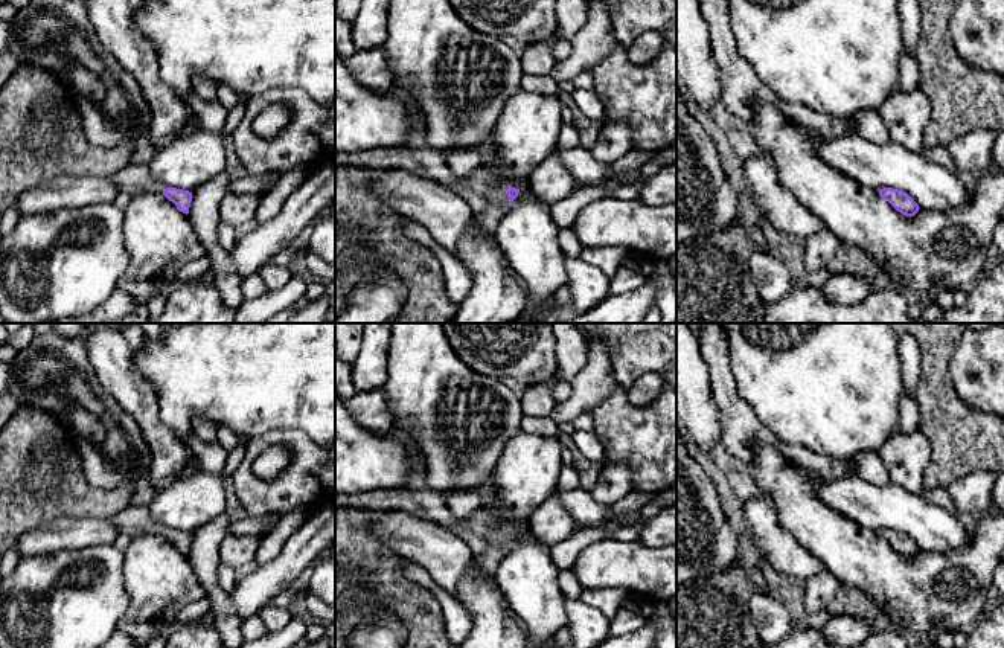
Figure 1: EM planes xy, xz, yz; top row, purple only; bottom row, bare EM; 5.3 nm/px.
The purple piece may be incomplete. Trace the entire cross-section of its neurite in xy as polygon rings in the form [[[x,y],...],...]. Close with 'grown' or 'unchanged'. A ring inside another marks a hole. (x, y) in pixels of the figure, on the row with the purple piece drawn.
[[[128,163],[110,178],[122,192],[128,192],[131,197],[148,191],[158,192],[172,201],[180,212],[189,213],[192,192],[165,186],[151,175],[148,165]]]; grown

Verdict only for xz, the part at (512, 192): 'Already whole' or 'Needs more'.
Needs more

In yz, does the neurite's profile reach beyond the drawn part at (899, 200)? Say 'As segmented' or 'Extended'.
As segmented

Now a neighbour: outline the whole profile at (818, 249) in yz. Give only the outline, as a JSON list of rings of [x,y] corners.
[[[823,229],[804,241],[803,262],[807,273],[826,268],[836,250],[843,245],[835,233]]]

